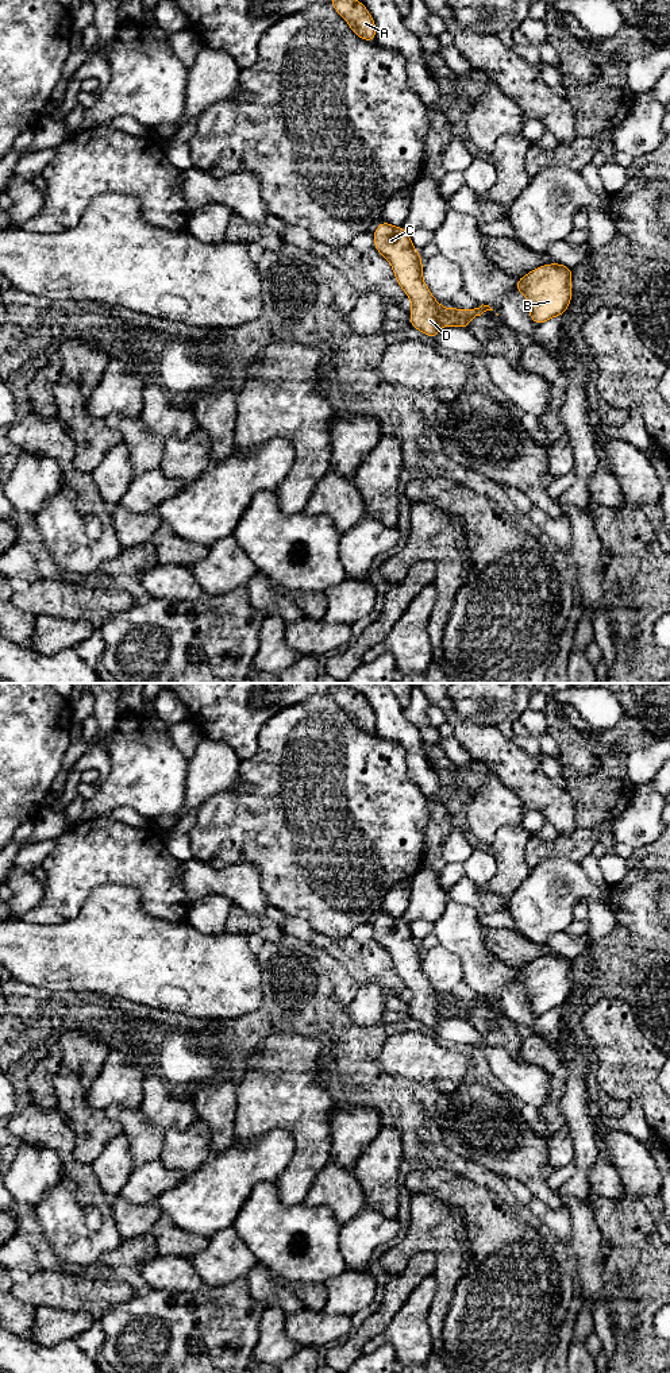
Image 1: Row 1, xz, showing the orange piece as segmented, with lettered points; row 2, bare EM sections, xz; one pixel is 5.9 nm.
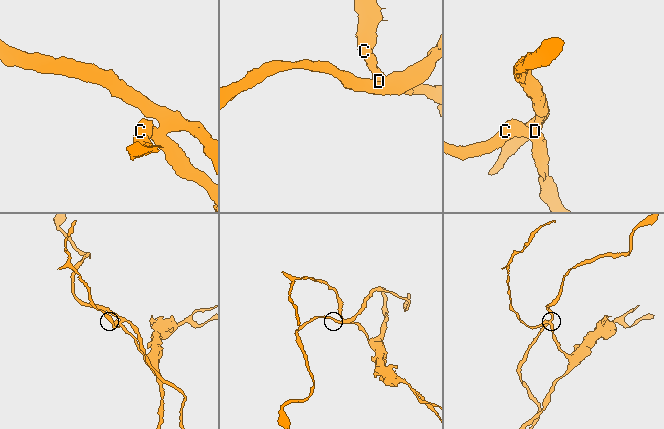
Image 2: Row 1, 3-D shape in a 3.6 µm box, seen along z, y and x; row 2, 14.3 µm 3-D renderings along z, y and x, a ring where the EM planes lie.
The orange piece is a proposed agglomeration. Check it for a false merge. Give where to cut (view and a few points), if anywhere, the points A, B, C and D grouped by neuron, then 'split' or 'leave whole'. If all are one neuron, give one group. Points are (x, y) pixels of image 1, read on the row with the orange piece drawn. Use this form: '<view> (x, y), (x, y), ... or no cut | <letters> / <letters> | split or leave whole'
xz (447, 309), (446, 324) | A C D / B | split

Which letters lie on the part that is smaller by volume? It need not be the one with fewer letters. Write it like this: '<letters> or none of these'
B

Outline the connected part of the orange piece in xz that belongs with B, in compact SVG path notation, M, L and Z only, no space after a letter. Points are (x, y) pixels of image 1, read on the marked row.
M558 262L543 265L517 278L515 292L521 292L528 302L531 320L540 325L562 316L570 306L573 269Z

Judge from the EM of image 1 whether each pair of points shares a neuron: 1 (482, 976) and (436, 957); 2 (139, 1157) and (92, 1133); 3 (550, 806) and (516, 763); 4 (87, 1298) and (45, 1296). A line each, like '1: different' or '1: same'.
1: different
2: different
3: same
4: same

